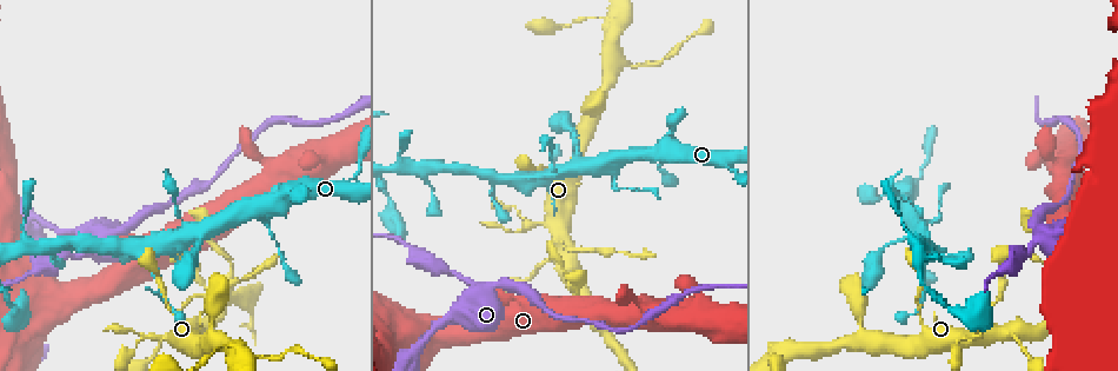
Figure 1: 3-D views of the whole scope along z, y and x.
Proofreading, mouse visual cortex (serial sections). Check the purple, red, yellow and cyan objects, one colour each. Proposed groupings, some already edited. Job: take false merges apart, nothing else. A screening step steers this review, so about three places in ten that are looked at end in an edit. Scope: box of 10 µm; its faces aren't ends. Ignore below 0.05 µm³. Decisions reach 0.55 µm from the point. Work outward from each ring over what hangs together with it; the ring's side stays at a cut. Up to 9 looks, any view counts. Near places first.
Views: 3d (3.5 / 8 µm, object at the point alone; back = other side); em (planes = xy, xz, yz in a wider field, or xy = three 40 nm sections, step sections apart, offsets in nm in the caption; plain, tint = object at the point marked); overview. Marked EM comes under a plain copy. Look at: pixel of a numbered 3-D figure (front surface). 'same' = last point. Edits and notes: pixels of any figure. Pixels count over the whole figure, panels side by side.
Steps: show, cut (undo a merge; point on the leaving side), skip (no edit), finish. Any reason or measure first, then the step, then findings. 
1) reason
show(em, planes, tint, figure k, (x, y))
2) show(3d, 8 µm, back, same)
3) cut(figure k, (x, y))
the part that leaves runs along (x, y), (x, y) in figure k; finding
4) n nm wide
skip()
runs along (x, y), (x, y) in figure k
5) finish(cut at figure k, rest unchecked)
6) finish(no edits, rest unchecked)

thick turns thin
show(3d, 3.5 µm, figure 1, (505, 286))

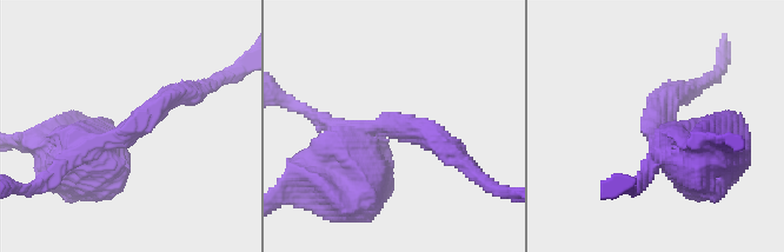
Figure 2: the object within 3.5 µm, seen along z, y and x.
arms of 300, 700 nm; shape alone is not enough
show(em, xy, step 5, tint, figure 2, (651, 128))

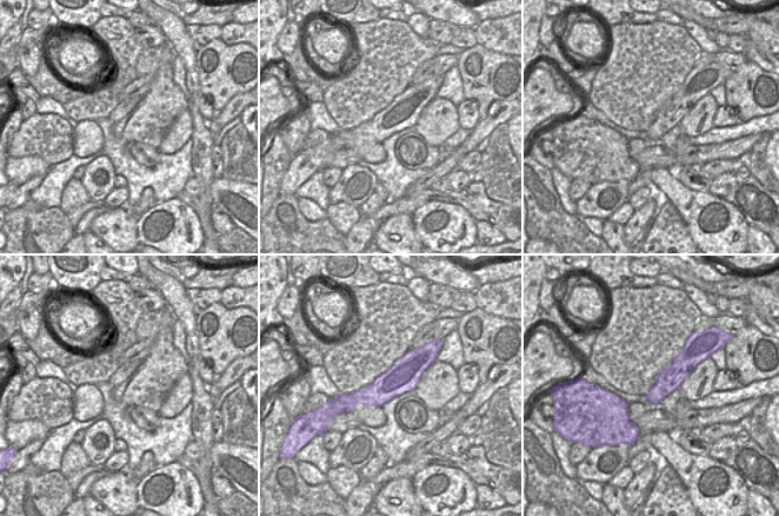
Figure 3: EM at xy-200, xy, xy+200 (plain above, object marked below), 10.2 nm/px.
cut(figure 2, (137, 121))
the part that leaves runs along (104, 143), (194, 88) in figure 2; two cells meet here

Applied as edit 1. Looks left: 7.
see it whole again
show(overview)

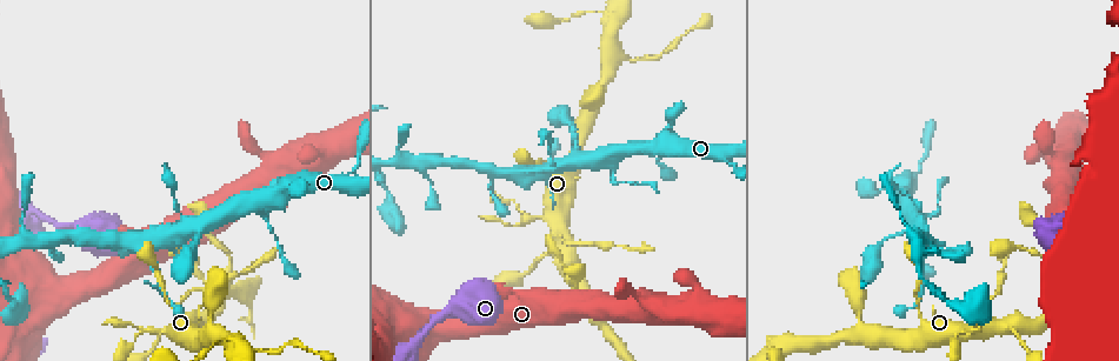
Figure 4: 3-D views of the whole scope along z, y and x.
narrows sharply
show(3d, 8 µm, figure 4, (181, 299))

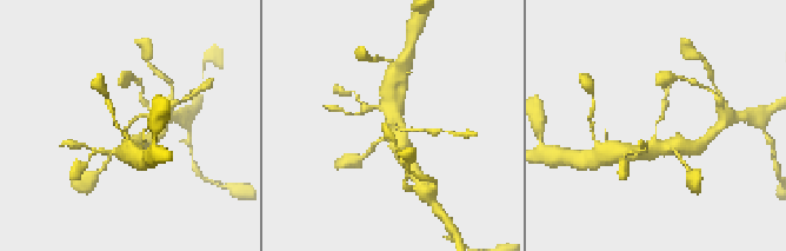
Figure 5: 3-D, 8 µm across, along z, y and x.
arms of 100, 500 nm
show(em, xy, step 5, tint, same)

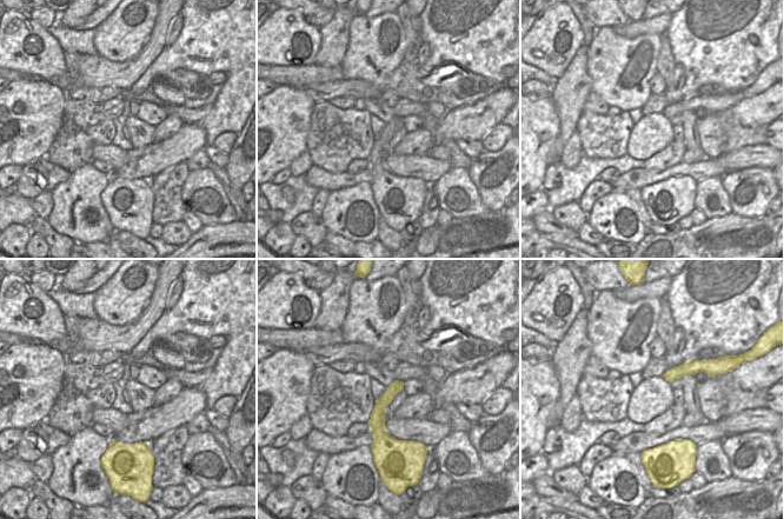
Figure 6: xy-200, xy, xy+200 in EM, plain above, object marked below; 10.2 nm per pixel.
skip()
runs along (398, 384), (380, 404), (381, 441) in figure 6; continuous, no second cell

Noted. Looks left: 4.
sudden change in width
show(3d, 3.5 µm, figure 4, (45, 296))

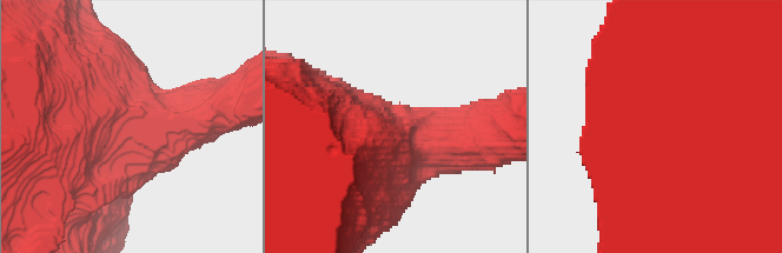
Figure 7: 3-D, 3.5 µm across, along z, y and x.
need the tissue
show(em, xy, step 1, tint, figure 7, (132, 123))

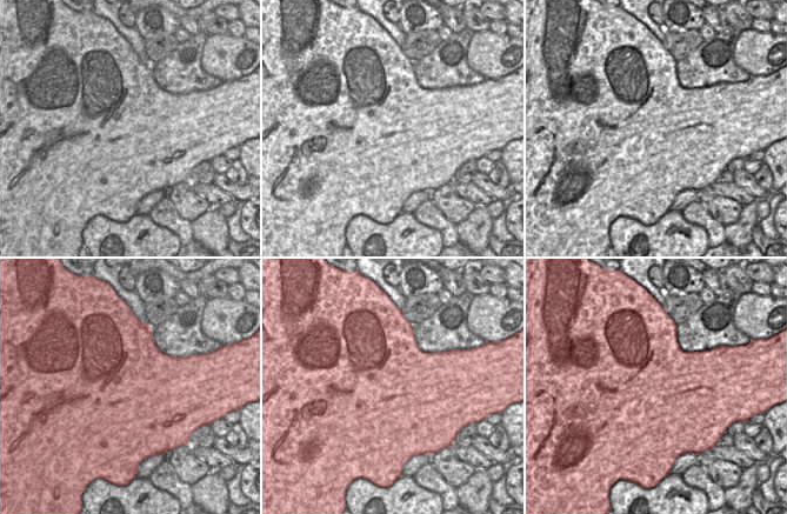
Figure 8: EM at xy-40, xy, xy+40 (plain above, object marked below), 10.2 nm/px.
skip()
runs along (139, 125), (31, 53) in figure 7; continuous, no second cell

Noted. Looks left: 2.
abrupt turn
show(3d, 3.5 µm, figure 4, (493, 174))

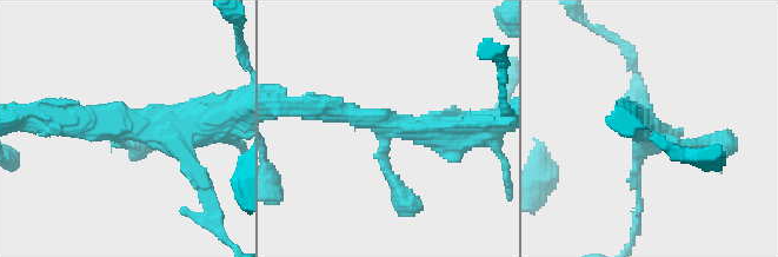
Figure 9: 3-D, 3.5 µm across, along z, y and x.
show(em, xy, step 1, tint, figure 9, (659, 132))

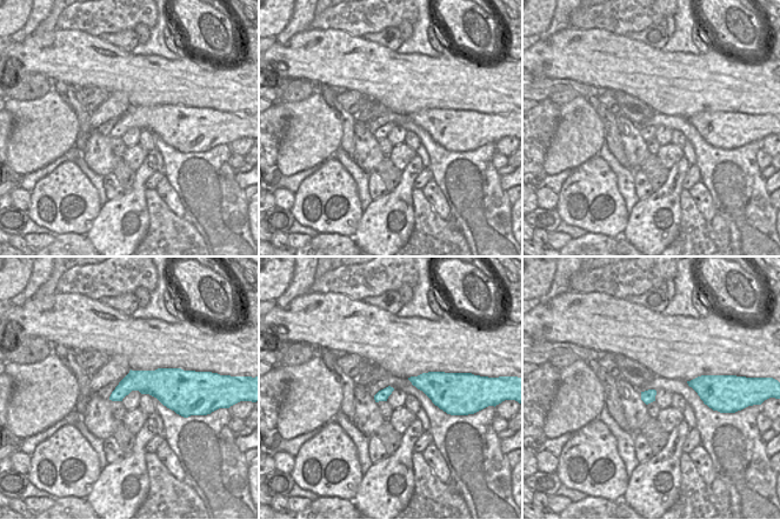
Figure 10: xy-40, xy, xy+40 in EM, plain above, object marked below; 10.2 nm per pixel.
120 nm wide
skip()
runs along (458, 133), (393, 124), (383, 158), (404, 199) in figure 9; all the same cell

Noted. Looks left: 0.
finish(cut at figure 2, rest unchecked)

